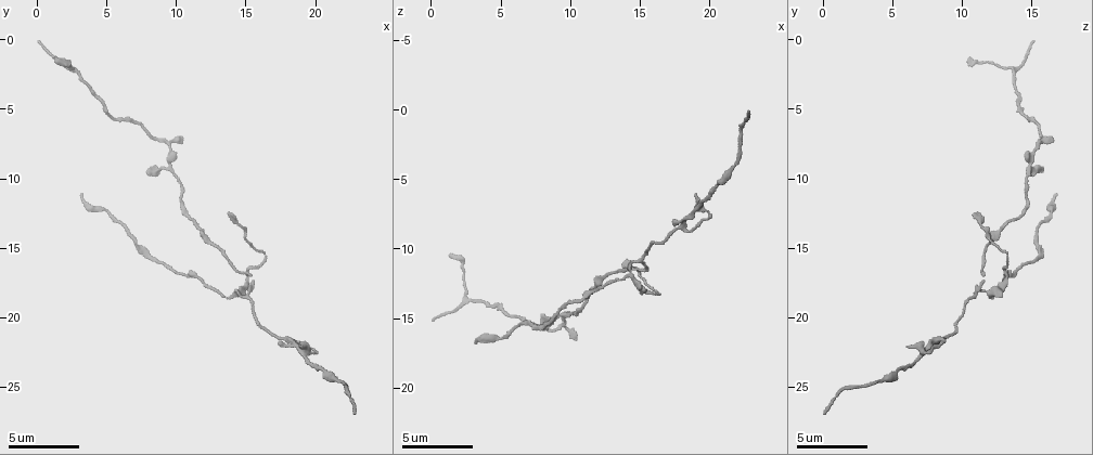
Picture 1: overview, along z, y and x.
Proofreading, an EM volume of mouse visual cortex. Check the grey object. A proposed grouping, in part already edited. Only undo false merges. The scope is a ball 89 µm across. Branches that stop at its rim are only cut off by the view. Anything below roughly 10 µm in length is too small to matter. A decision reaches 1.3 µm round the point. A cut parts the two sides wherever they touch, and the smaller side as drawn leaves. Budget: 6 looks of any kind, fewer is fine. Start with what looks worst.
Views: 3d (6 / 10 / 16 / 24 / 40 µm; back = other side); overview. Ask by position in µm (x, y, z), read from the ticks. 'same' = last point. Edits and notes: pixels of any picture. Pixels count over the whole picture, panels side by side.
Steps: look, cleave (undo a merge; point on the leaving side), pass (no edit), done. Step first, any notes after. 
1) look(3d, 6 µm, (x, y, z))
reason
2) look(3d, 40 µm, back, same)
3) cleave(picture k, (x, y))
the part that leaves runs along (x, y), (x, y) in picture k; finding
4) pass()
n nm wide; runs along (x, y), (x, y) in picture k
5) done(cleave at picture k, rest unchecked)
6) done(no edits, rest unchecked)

look(3d, 10 µm, (14.8, 18.4, 10.8))
three-way junction

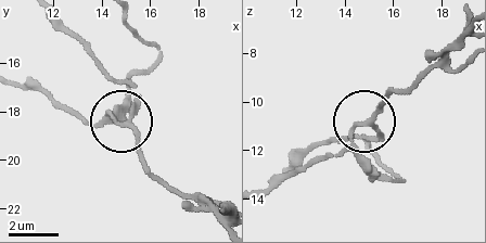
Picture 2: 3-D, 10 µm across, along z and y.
look(3d, 6 µm, (14.9, 18.4, 10.9))

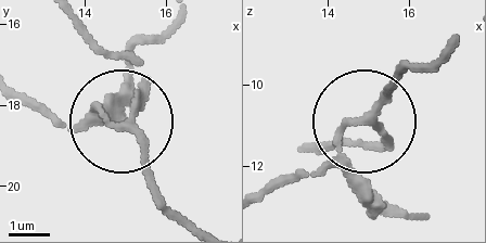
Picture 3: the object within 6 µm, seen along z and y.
pass()
side arm 17 µm; all the same neuron

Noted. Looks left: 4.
look(3d, 6 µm, (9.8, 9.2, 14.6))
three arms meet

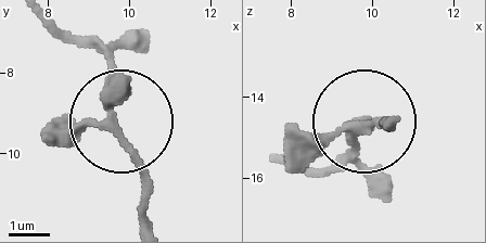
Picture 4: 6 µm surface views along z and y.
pass()
3 arms; continuous, no second neuron

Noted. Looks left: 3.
look(3d, 6 µm, (11.6, 13.6, 12.8))
thick turns thin

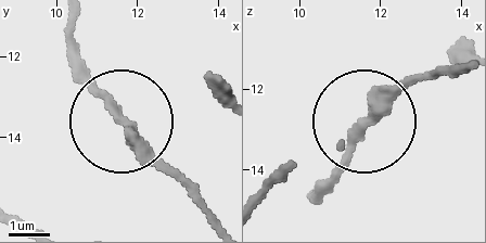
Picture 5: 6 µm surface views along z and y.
look(3d, 6 µm, back, (11.55, 13.50, 12.95))
other side

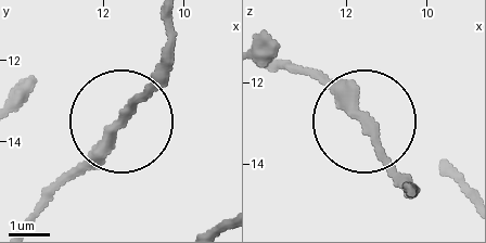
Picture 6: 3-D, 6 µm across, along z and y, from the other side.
pass()
runs along (85, 162), (170, 65) in picture 6; continuous, no second neuron

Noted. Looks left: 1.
done(no edits, rest unchecked)

